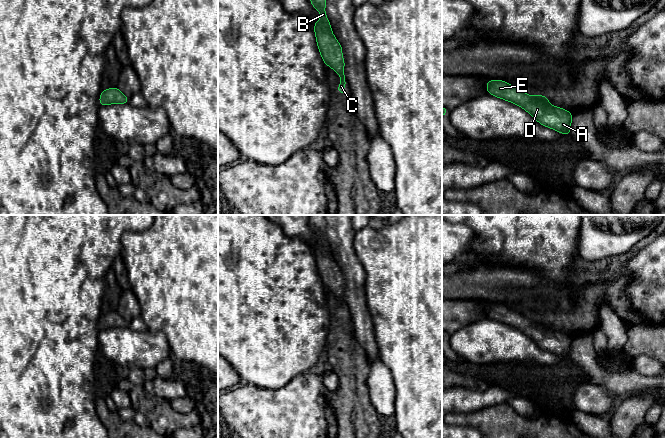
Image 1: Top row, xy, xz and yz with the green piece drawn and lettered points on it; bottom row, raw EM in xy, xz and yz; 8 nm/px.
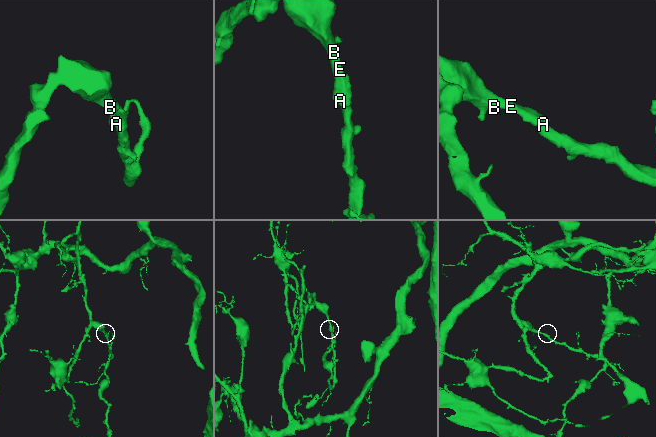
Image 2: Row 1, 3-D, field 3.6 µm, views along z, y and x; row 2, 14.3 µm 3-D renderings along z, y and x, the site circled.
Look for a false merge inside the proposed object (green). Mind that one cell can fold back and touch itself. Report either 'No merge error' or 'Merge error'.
No merge error

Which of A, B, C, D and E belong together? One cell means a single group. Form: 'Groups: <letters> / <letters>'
Groups: A B C D E

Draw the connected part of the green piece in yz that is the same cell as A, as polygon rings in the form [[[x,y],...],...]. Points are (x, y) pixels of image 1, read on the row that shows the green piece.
[[[490,79],[486,83],[486,89],[488,94],[492,96],[520,106],[532,115],[539,124],[561,132],[562,136],[571,134],[573,113],[550,105],[547,96],[542,94],[530,96],[503,80]]]

